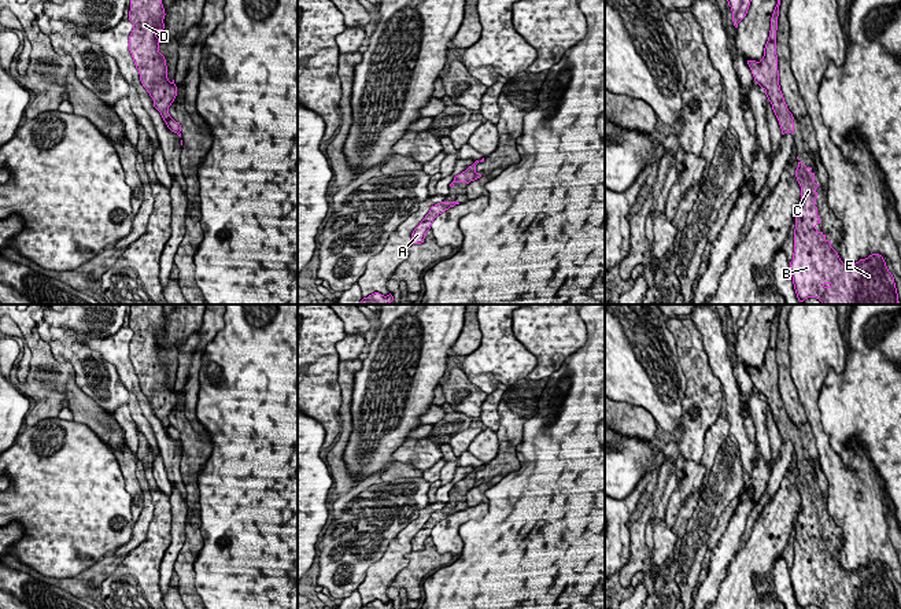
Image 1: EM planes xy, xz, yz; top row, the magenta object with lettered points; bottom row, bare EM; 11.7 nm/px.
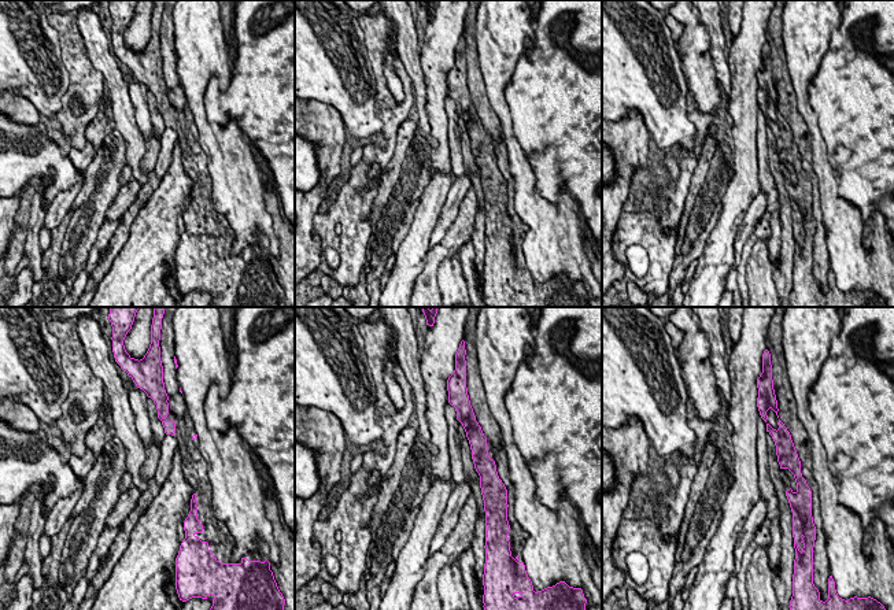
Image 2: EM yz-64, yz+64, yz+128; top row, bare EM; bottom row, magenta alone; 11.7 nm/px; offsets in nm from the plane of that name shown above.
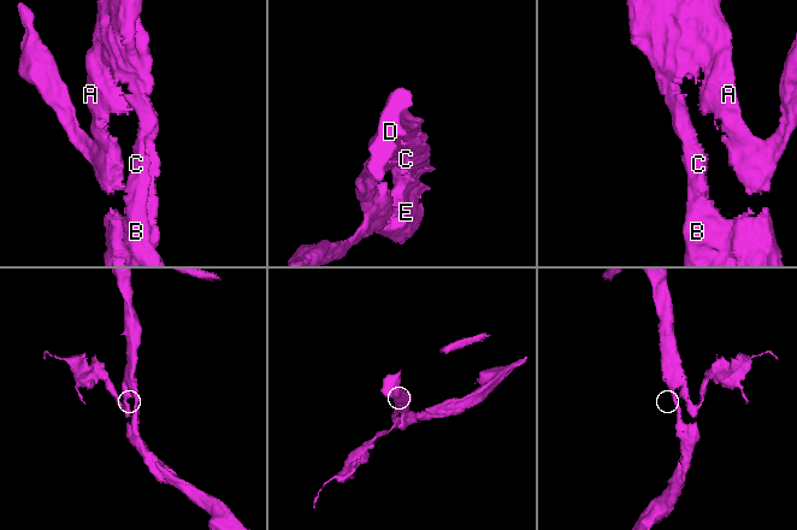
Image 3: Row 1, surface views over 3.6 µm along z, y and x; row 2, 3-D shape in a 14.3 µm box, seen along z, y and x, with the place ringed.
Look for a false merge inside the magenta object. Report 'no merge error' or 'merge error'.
no merge error

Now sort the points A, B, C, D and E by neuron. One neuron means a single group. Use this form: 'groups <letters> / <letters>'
groups A B C D E

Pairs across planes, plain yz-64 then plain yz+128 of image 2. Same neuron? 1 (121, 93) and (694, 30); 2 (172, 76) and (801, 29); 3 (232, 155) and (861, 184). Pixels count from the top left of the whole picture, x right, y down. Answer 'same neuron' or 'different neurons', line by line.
1: different neurons
2: different neurons
3: different neurons

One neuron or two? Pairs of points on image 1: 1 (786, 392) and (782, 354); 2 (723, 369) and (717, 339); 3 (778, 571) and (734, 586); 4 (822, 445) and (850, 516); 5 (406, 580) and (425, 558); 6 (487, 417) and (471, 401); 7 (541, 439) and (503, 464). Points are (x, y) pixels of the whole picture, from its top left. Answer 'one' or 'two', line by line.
1: one
2: one
3: two
4: one
5: one
6: two
7: two

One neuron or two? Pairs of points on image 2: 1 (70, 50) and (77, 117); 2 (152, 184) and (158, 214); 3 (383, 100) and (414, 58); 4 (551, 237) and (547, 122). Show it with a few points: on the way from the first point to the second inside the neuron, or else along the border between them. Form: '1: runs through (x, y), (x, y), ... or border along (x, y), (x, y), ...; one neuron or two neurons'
1: runs through (78, 66), (78, 100); one neuron
2: border along (161, 181), (136, 218); two neurons
3: border along (395, 51), (413, 85); two neurons
4: border along (535, 172), (542, 196), (565, 189), (575, 200); two neurons

